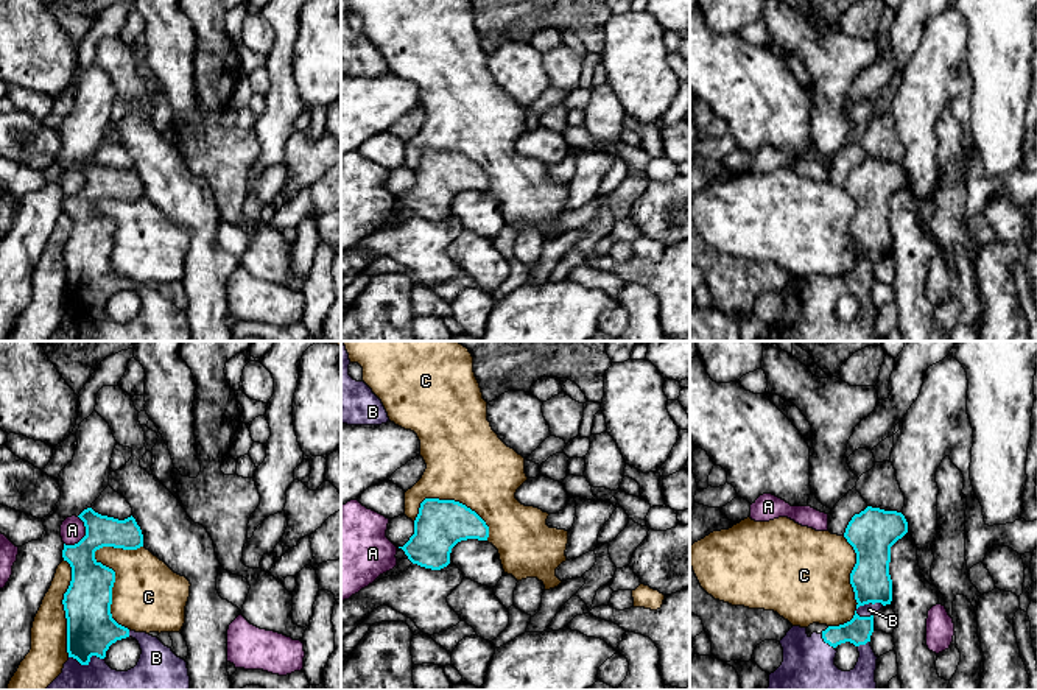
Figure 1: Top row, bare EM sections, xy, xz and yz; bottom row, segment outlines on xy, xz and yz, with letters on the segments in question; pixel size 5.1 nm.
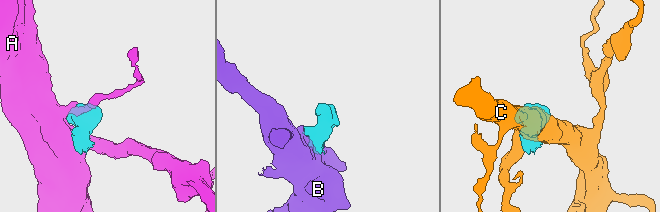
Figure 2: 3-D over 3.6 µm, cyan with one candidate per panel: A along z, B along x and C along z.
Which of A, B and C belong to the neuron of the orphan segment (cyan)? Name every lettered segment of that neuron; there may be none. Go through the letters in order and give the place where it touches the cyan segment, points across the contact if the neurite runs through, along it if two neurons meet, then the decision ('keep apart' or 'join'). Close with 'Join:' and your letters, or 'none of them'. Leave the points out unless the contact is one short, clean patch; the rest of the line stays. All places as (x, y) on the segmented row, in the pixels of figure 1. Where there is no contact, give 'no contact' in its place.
A: meets cyan in xy at (86, 535); keep apart
B: meets cyan in yz at (868, 603); join
C: meets cyan in xy at (112, 586); keep apart
Join: B

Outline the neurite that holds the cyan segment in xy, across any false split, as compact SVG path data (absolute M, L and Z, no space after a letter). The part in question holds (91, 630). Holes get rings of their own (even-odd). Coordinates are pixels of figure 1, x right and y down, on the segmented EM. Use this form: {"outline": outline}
{"outline": "M92 508L78 516L86 526L86 536L75 545L65 545L62 558L72 567L72 581L64 593L64 611L67 618L67 653L69 660L62 673L45 690L190 690L187 662L178 657L171 648L157 637L135 632L118 625L111 614L112 587L115 572L95 559L95 551L103 547L137 550L143 547L143 534L135 519L125 520L101 516ZM132 637L139 642L142 654L137 665L128 671L112 670L104 657L117 640Z"}

